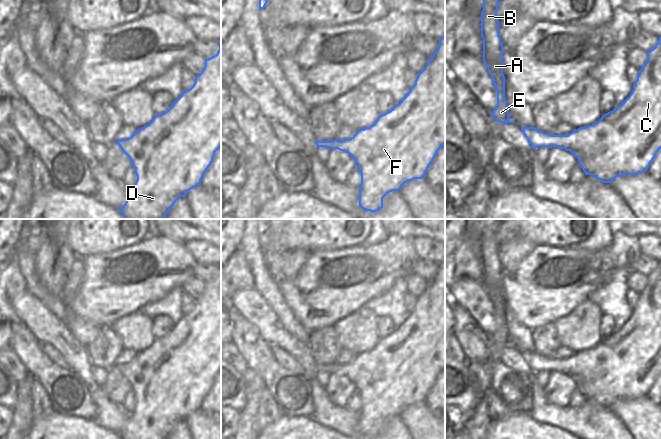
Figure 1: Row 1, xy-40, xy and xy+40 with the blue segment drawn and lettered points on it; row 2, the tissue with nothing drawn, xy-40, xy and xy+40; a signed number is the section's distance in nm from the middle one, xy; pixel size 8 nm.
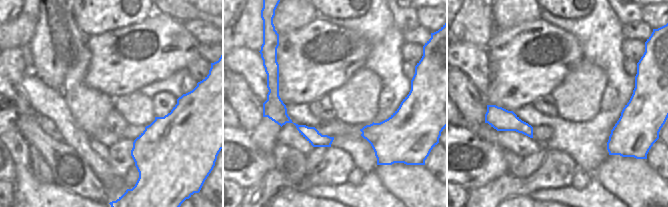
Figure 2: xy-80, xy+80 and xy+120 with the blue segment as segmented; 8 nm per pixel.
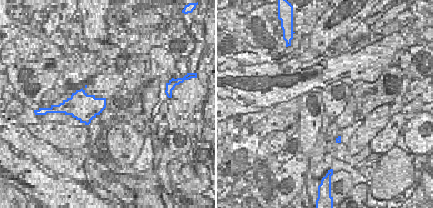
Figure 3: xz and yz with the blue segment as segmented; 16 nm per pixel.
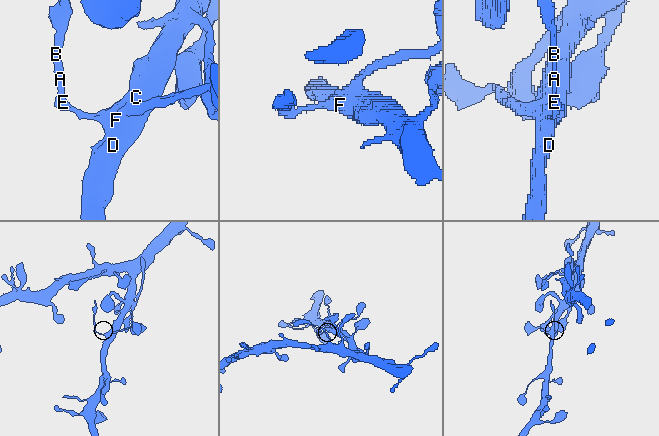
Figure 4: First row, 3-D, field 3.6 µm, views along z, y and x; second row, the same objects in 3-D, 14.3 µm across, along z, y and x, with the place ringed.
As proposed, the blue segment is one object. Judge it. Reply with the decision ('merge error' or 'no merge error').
merge error

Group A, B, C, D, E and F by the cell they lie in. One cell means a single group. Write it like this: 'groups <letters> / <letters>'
groups A B E / C D F

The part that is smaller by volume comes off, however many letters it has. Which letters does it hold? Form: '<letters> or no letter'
A, B, E

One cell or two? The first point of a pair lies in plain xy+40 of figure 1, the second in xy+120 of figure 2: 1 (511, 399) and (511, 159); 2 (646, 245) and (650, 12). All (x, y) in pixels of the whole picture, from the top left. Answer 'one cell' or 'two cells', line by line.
1: one cell
2: one cell

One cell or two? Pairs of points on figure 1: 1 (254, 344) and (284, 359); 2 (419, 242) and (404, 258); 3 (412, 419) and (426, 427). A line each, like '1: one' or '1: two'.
1: two
2: two
3: one

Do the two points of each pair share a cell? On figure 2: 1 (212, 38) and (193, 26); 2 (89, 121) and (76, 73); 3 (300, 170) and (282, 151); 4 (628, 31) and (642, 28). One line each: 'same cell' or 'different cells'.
1: same cell
2: same cell
3: same cell
4: same cell

